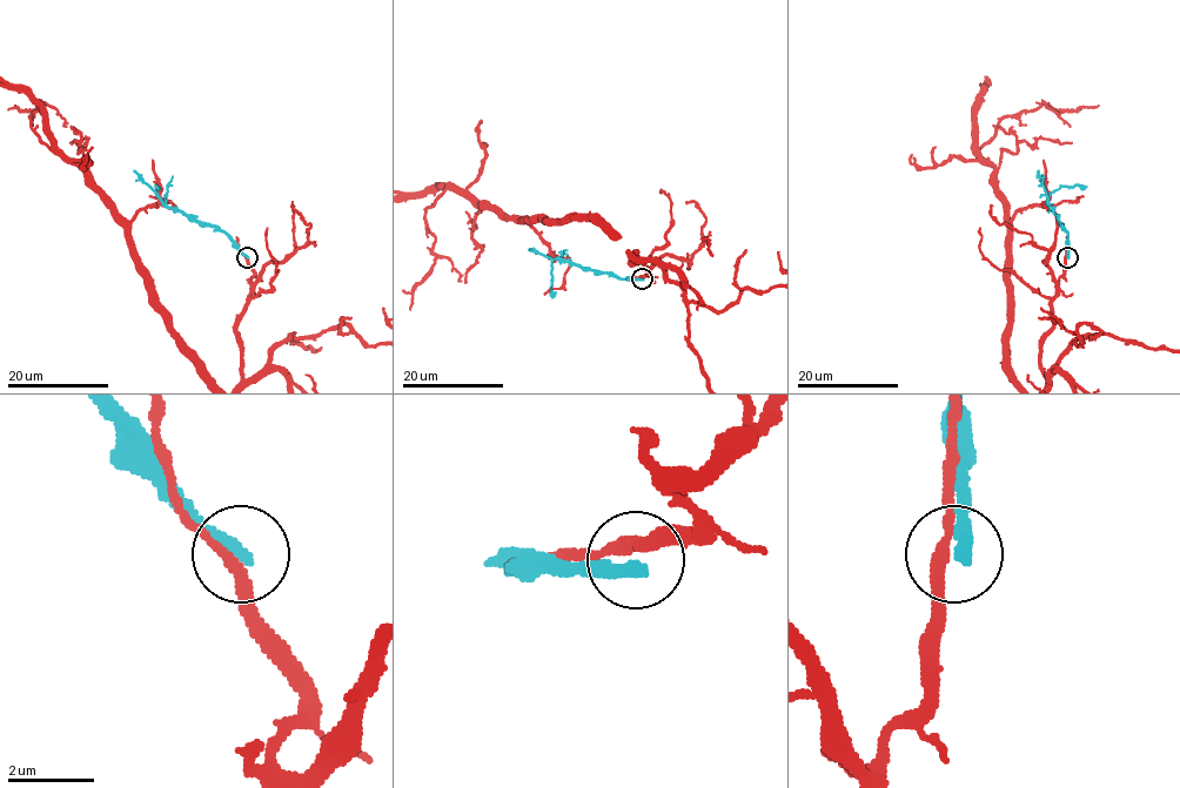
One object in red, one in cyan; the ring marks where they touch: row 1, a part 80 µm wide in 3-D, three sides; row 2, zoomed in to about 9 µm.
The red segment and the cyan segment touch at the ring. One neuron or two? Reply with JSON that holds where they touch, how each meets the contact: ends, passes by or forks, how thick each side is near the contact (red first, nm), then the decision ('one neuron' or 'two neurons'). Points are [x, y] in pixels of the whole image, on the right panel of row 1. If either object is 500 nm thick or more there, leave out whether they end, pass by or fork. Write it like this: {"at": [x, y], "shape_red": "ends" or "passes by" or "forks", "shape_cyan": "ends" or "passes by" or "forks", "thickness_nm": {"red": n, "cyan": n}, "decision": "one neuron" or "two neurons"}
{"at": [1067, 257], "shape_red": "passes by", "shape_cyan": "ends", "thickness_nm": {"red": 240, "cyan": 320}, "decision": "two neurons"}

